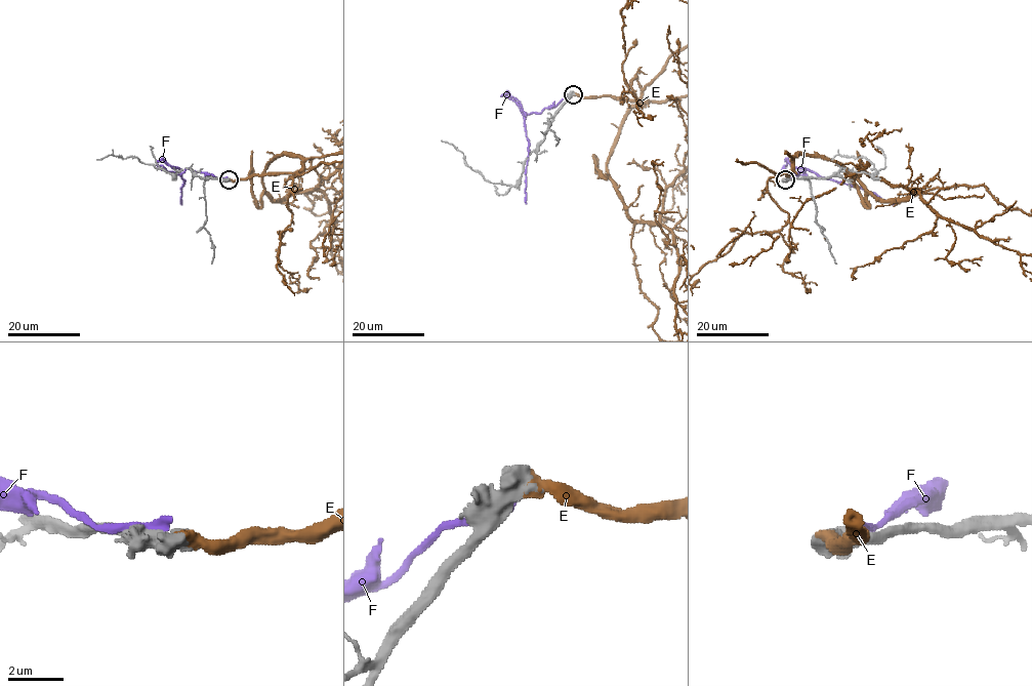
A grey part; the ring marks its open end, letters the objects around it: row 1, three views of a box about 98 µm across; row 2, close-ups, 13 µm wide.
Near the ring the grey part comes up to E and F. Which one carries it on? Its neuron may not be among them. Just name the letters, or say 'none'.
E

